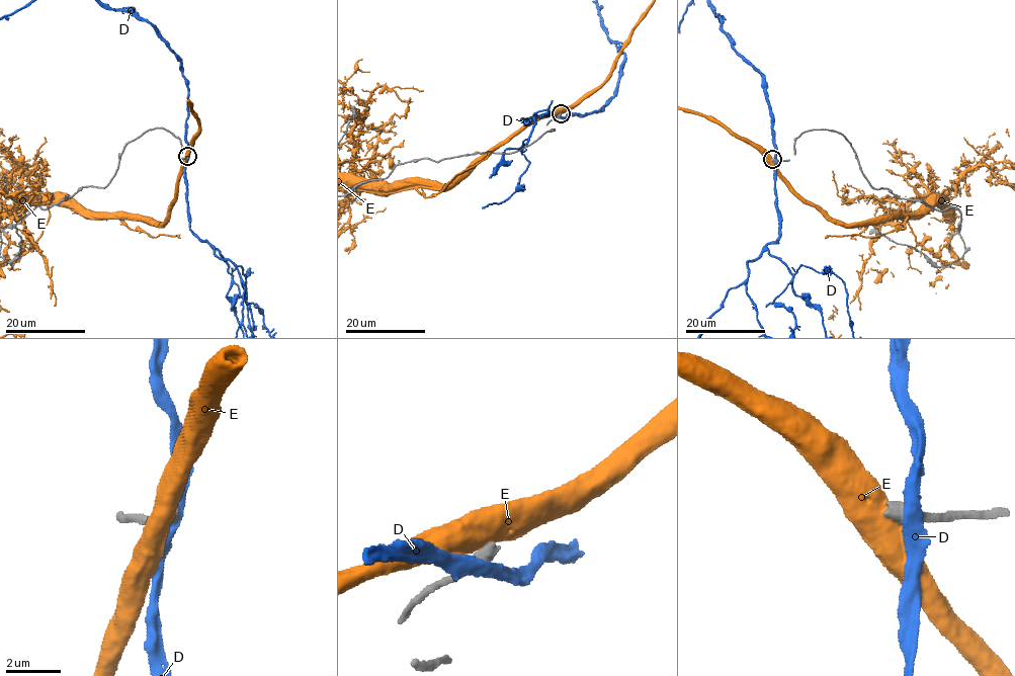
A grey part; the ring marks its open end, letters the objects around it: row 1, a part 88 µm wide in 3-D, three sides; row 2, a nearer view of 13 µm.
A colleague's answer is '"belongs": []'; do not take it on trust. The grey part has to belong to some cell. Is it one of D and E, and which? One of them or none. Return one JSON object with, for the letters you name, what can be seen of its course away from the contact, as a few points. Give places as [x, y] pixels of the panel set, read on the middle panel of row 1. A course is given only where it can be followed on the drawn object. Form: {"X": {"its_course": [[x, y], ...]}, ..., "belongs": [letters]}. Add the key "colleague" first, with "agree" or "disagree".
{"colleague": "agree", "belongs": []}

